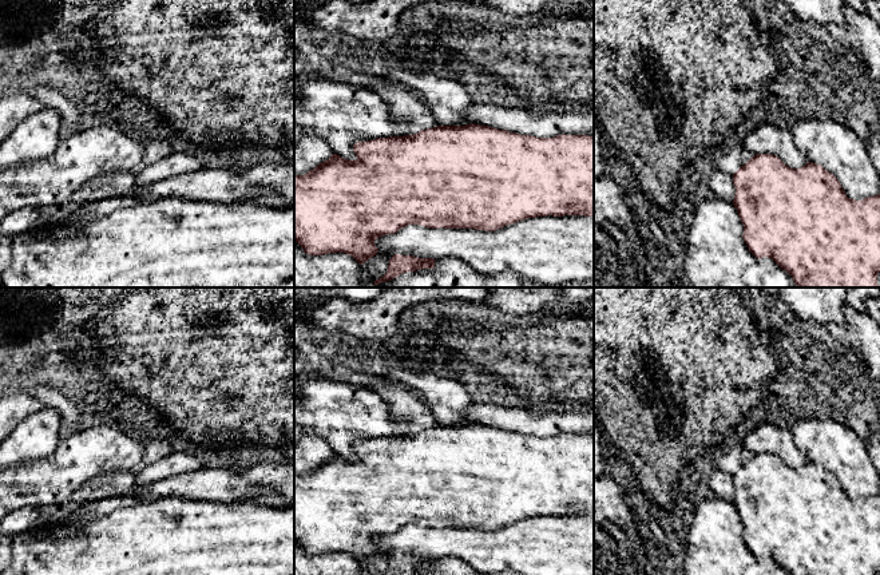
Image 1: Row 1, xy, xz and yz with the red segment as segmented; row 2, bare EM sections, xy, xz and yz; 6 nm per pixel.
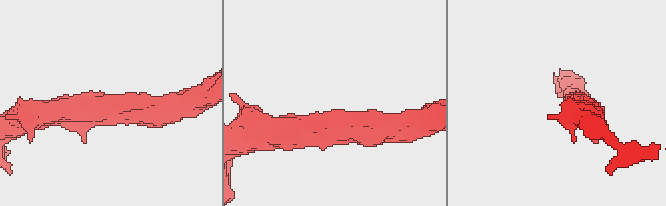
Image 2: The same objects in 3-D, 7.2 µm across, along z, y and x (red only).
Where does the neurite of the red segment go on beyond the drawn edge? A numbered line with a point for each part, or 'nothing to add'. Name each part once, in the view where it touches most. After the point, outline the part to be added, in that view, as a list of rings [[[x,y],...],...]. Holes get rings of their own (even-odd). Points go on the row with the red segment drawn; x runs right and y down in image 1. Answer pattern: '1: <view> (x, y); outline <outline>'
1: xz (448, 102); outline [[[408,71],[387,72],[382,80],[411,87],[427,103],[439,124],[467,124],[467,111],[473,100],[459,82],[435,74]]]

